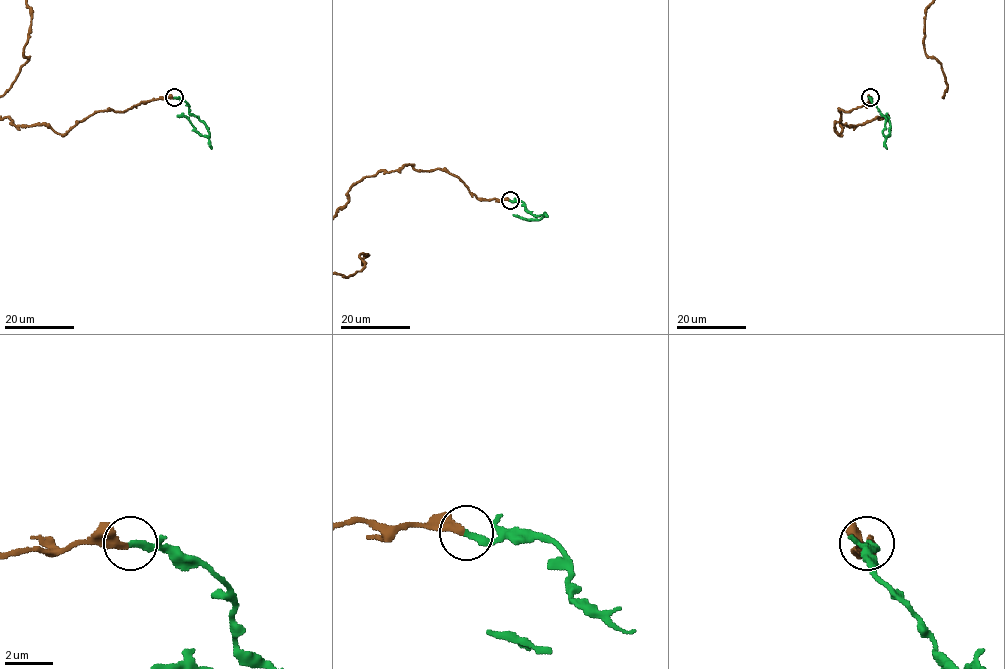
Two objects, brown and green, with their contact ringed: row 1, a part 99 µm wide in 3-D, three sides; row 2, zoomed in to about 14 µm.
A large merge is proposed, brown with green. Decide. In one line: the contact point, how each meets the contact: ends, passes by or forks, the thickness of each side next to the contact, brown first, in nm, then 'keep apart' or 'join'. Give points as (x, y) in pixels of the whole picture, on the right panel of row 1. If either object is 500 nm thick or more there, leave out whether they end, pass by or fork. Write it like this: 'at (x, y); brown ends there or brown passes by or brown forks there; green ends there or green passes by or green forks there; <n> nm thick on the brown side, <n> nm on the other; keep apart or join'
at (870, 97); brown ends there; green ends there; 320 nm thick on the brown side, 260 nm on the other; join

